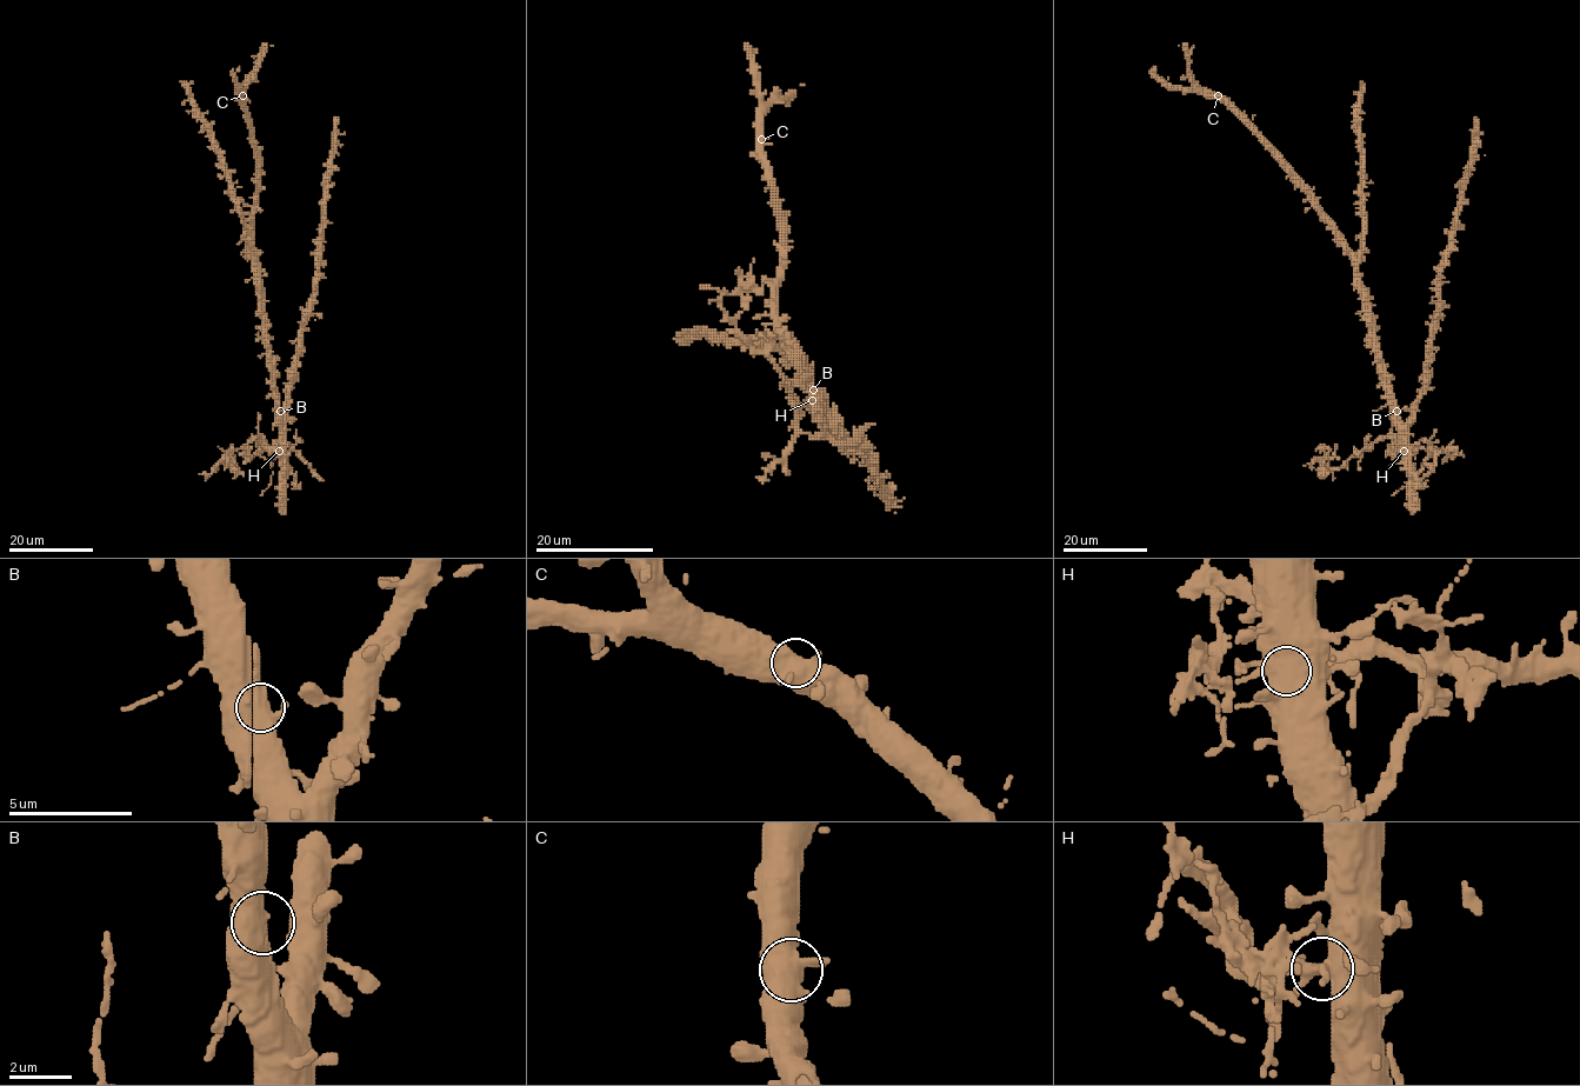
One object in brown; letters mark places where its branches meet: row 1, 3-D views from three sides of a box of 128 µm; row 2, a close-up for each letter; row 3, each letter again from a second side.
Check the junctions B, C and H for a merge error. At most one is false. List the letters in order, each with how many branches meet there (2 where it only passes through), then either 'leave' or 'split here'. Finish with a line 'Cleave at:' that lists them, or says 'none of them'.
B: 3 branches meet; leave
C: 3 branches meet; leave
H: 3 branches meet; split here
Cleave at: H

